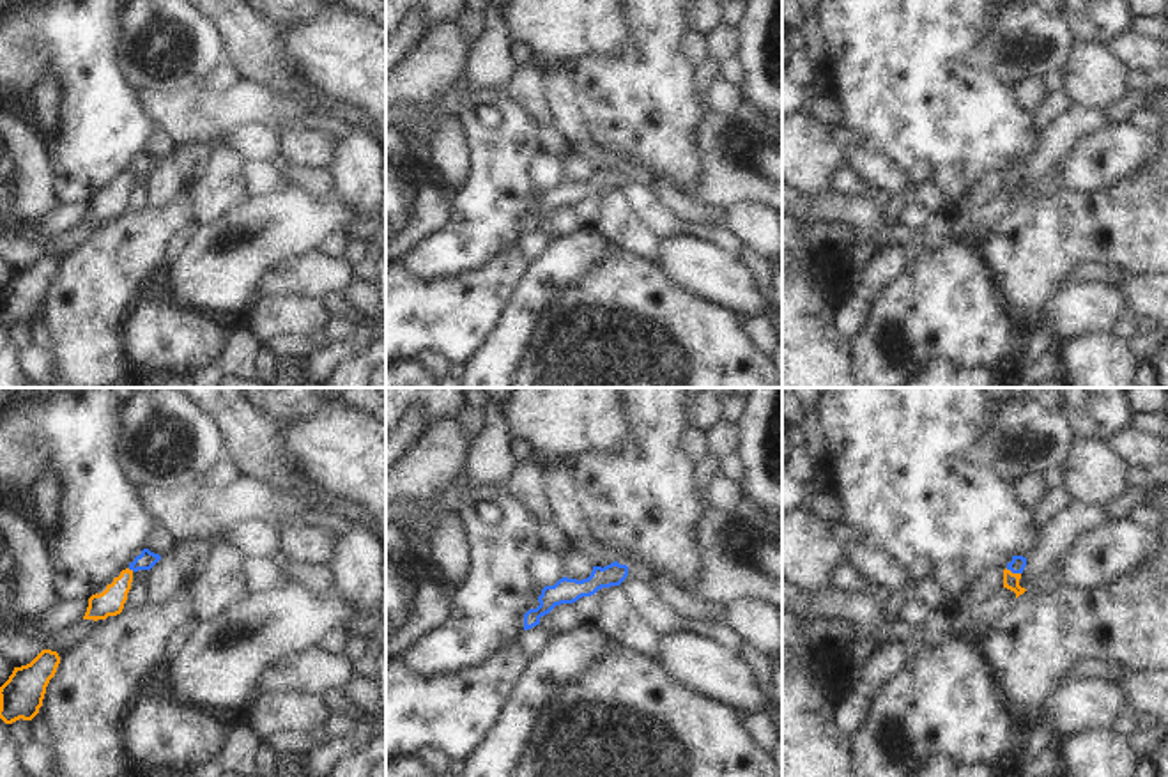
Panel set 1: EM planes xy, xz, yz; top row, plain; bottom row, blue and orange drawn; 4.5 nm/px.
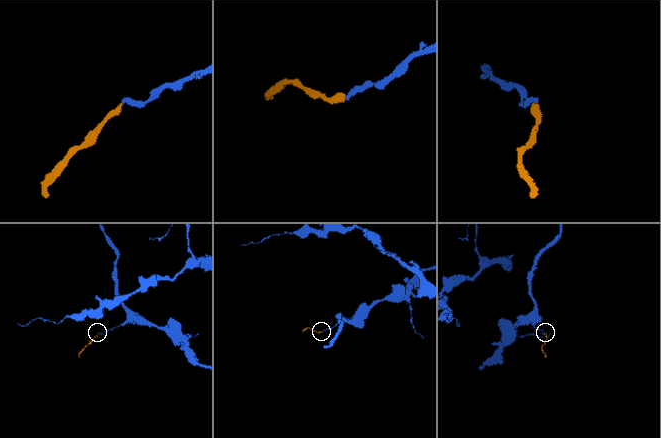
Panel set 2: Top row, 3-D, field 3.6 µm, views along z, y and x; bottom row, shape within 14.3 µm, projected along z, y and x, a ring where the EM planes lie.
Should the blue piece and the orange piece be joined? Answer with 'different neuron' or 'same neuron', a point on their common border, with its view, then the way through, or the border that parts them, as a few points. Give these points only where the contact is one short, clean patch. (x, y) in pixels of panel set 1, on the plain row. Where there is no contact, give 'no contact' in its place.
same neuron; meets blue in yz at (1013, 176); runs through yz (1018, 167), (1013, 176), (1011, 184)

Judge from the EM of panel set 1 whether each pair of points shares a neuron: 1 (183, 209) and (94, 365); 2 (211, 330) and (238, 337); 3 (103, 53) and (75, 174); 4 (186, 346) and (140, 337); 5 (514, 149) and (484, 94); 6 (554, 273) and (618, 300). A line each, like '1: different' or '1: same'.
1: same
2: different
3: same
4: same
5: same
6: different

